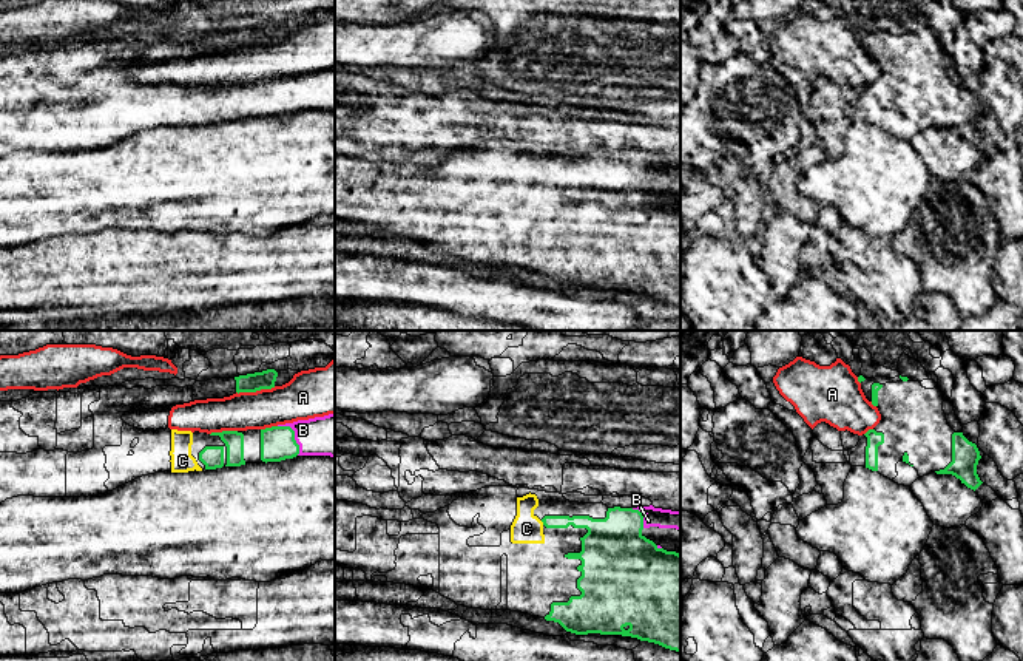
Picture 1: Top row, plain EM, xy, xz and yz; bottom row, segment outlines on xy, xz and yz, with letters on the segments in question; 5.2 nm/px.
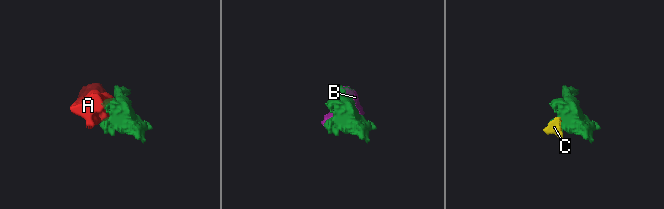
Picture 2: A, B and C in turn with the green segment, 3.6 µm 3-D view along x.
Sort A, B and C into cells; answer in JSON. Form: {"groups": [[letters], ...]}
{"groups": [["A"], ["B", "C"]]}

